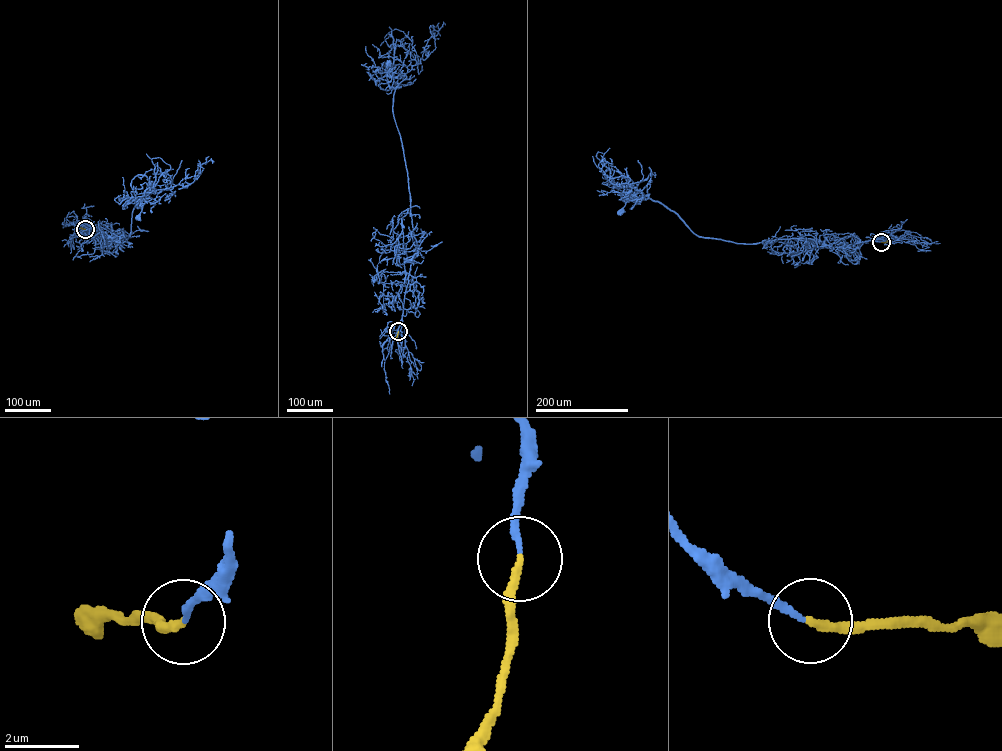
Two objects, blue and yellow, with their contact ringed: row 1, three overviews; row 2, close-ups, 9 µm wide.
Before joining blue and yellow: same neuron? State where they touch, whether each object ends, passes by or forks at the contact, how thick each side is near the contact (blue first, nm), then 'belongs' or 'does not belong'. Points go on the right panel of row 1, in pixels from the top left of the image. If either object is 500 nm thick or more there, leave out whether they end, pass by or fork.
place (881, 242); blue ends; yellow ends; calibres 160 and 220 nm; belongs

